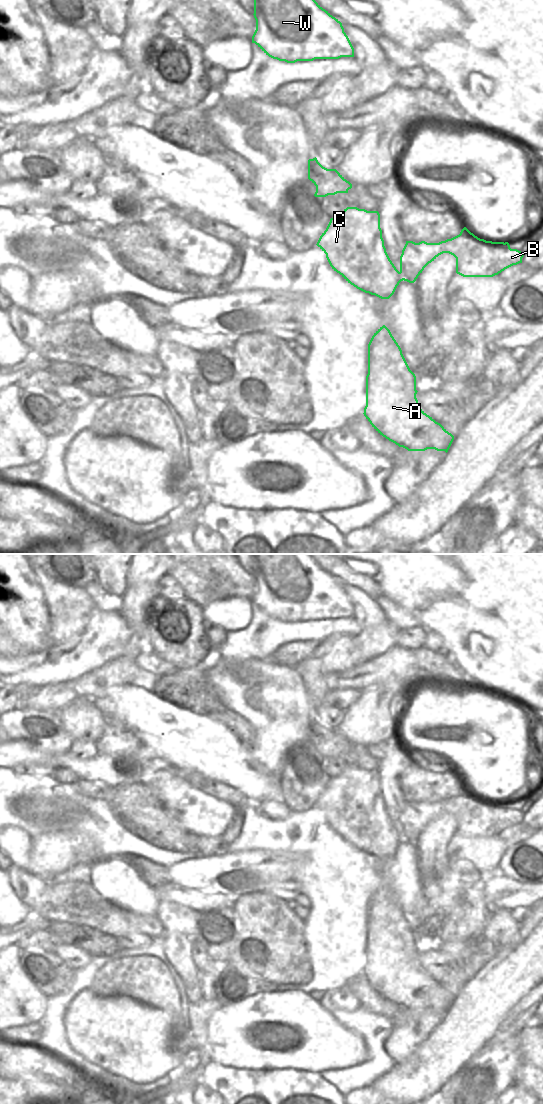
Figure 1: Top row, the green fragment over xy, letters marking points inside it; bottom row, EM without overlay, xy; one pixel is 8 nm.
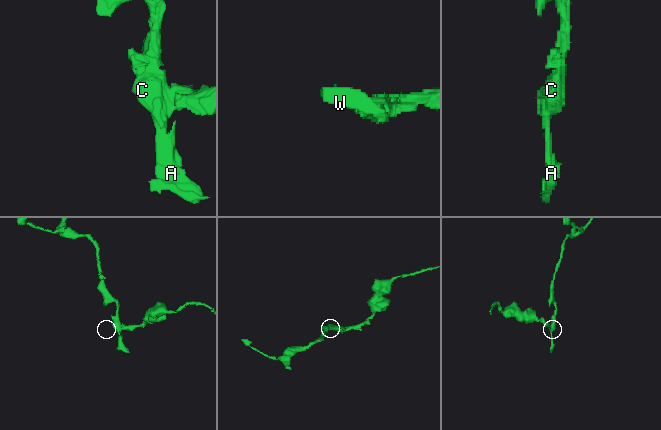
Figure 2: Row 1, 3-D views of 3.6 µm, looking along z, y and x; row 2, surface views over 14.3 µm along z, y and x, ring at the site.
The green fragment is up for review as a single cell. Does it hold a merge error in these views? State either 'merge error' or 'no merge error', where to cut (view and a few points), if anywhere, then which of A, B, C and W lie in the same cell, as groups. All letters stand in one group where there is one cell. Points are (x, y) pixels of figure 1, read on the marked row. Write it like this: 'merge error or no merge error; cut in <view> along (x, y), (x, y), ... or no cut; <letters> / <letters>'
merge error; cut in xy along (398, 272), (403, 279); A C W / B

